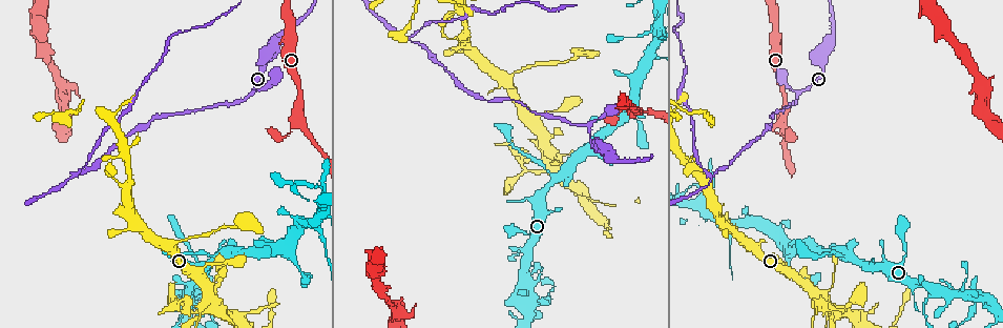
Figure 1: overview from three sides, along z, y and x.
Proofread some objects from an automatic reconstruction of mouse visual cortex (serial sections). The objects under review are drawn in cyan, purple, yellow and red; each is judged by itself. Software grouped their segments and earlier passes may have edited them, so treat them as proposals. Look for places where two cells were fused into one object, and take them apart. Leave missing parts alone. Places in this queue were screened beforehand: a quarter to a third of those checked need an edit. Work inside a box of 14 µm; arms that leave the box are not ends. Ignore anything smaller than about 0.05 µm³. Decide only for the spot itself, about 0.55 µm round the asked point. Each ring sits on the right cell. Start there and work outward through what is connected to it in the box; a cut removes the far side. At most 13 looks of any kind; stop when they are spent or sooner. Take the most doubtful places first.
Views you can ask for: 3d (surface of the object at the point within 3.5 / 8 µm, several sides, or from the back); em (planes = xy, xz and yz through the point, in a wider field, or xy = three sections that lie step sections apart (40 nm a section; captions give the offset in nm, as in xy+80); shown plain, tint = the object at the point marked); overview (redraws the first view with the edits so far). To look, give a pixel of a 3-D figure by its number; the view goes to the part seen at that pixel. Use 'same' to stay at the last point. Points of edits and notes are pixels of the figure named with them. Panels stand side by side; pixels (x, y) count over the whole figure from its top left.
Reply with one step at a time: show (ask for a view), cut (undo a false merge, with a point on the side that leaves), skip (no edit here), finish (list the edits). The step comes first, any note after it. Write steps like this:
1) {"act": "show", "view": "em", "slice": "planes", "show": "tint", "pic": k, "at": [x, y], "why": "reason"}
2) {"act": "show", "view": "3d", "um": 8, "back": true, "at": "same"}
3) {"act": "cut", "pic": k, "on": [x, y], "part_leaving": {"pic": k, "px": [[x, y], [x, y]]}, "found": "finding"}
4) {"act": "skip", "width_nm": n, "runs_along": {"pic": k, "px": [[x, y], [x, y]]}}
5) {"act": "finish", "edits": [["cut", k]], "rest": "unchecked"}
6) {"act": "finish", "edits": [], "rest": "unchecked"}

{"act": "show", "view": "3d", "um": 3.5, "pic": 1, "at": [412, 41], "why": "three arms meet"}

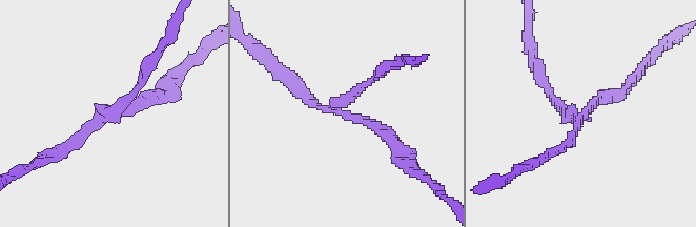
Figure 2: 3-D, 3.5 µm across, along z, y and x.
{"act": "show", "view": "em", "slice": "xy", "step": 5, "show": "plain", "pic": 2, "at": [580, 113], "arms": 3, "arm_widths_nm": [150, 150, 150], "why": "now the EM"}

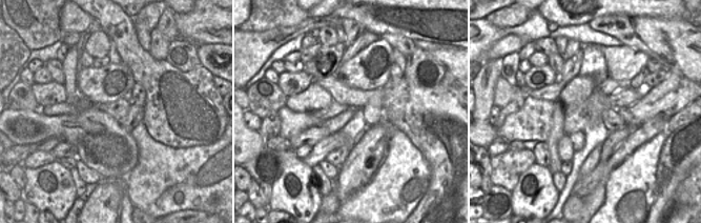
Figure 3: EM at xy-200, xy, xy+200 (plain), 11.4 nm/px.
{"act": "show", "view": "em", "slice": "xy", "step": 5, "show": "tint", "at": "same"}

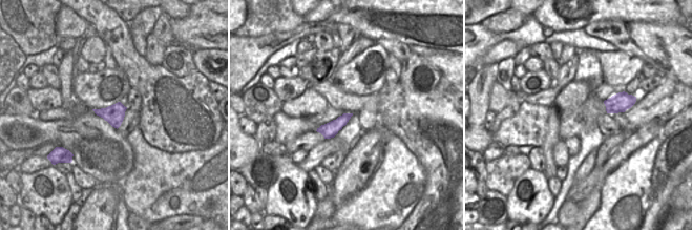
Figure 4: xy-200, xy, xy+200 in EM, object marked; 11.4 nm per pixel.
{"act": "cut", "pic": 2, "on": [362, 87], "part_leaving": {"pic": 2, "px": [[339, 108], [384, 65], [397, 63]]}, "found": "two cells meet here"}

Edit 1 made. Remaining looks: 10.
{"act": "show", "view": "overview", "why": "see it whole again"}

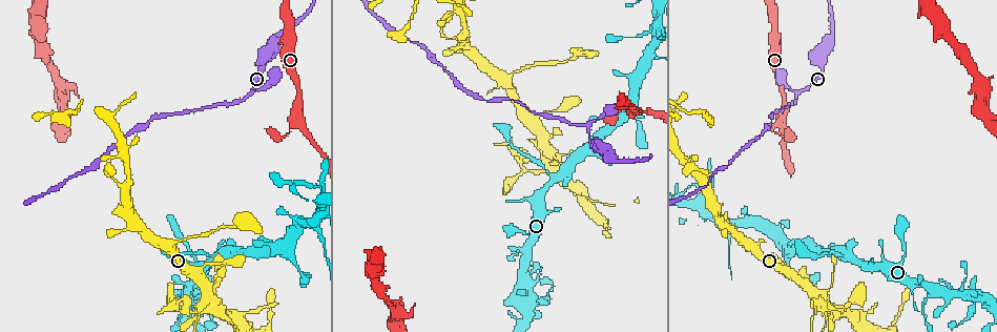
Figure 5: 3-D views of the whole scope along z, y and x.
{"act": "show", "view": "3d", "um": 3.5, "back": true, "pic": 5, "at": [843, 309], "why": "sharp bend"}

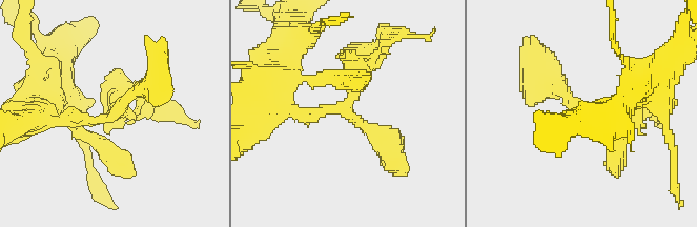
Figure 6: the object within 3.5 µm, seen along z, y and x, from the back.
{"act": "show", "view": "em", "slice": "xy", "step": 3, "show": "tint", "pic": 6, "at": [344, 106], "arms": 3, "arm_widths_nm": [200, 200, 200]}

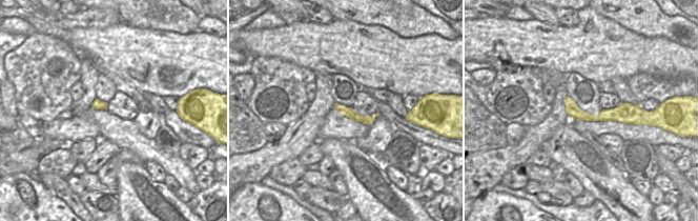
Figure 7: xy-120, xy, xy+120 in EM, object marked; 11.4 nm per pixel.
{"act": "show", "view": "em", "slice": "xy", "step": 2, "show": "tint", "at": "same"}

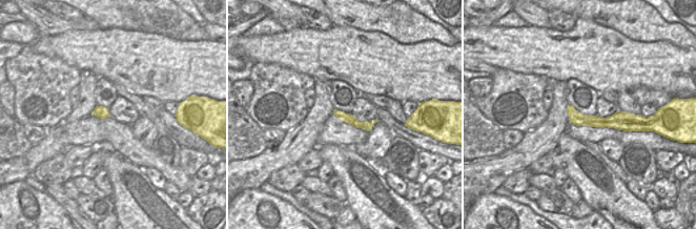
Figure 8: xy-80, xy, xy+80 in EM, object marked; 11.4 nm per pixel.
{"act": "cut", "pic": 6, "on": [117, 90], "found": "two cells meet here"}

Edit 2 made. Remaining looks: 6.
{"act": "show", "view": "3d", "um": 3.5, "pic": 5, "at": [793, 89], "why": "three arms meet"}

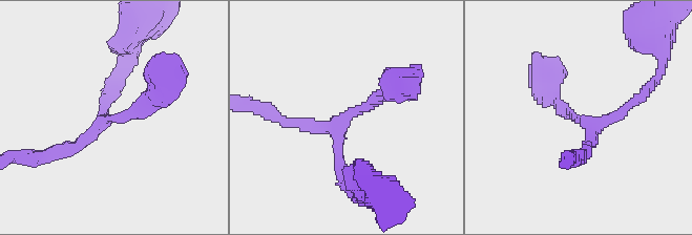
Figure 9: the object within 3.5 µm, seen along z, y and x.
{"act": "show", "view": "em", "slice": "xy", "step": 2, "show": "tint", "pic": 9, "at": [350, 118]}

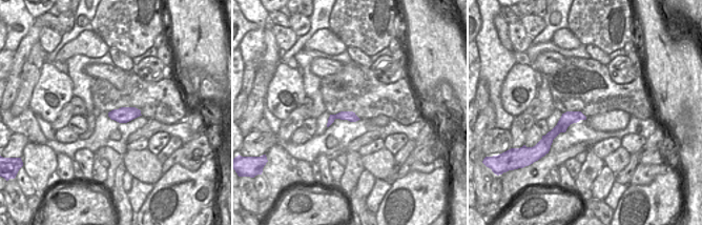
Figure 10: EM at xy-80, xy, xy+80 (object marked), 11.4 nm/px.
{"act": "skip", "arms": 3, "runs_along": {"pic": 9, "px": [[342, 170], [339, 125], [401, 82]]}, "found": "one cell here"}

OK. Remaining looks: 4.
{"act": "show", "view": "3d", "um": 3.5, "pic": 5, "at": [511, 76]}

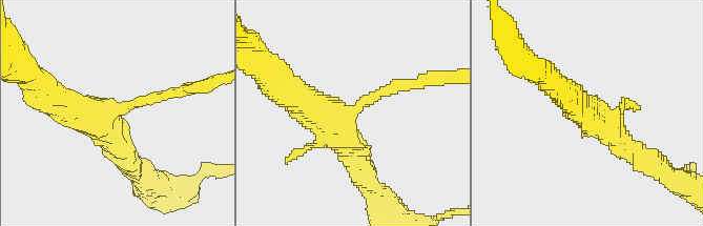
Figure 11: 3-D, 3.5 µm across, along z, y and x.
{"act": "show", "view": "em", "slice": "xy", "step": 1, "show": "tint", "pic": 11, "at": [351, 111]}

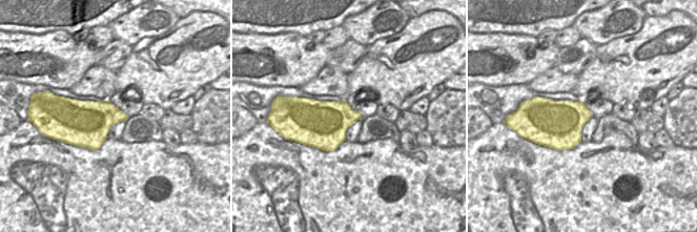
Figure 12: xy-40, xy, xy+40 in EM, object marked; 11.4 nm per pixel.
{"act": "show", "view": "em", "slice": "planes", "show": "tint", "at": "same"}

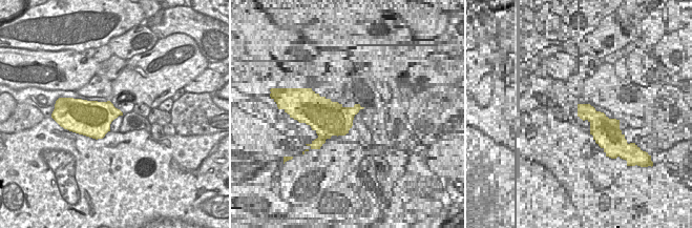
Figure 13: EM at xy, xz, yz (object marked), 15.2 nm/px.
{"act": "skip", "runs_along": {"pic": 11, "px": [[363, 168], [336, 125], [278, 87]]}, "found": "continuous, no second cell"}

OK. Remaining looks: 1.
{"act": "finish", "edits": [["cut", 2], ["cut", 6]], "rest": "unchecked"}

